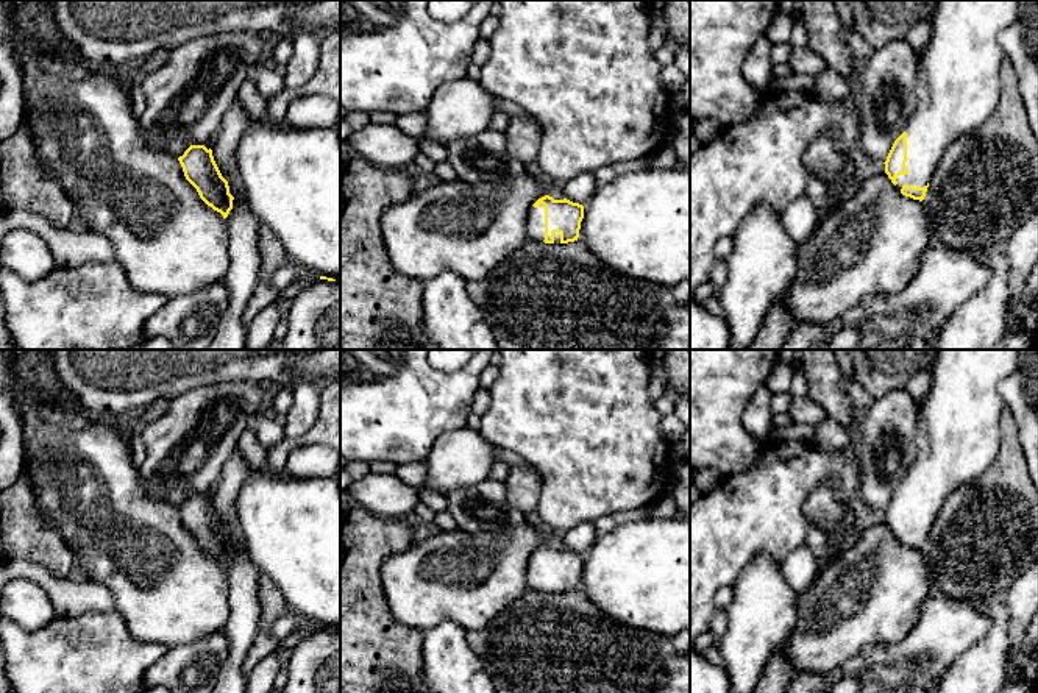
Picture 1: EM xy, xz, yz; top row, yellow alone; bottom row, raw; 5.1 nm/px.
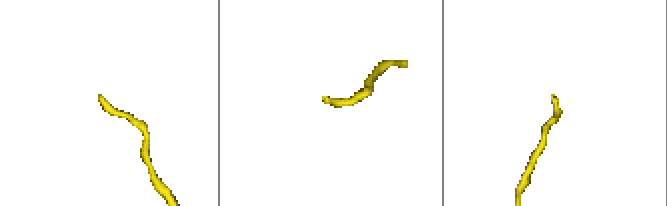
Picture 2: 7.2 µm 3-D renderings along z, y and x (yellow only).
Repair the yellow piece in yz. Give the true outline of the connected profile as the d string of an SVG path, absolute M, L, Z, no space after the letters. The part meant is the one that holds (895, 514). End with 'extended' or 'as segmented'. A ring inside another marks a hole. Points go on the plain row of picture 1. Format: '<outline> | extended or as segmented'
M938 350L929 392L918 403L918 453L883 512L902 545L922 551L947 496L979 479L997 459L1005 406L1001 382L1013 375L1016 362L1018 350Z | extended

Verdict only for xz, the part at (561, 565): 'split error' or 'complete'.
split error

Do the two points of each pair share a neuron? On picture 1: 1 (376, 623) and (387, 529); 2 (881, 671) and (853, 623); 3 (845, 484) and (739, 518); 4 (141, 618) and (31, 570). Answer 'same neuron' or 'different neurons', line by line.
1: same neuron
2: different neurons
3: same neuron
4: different neurons

